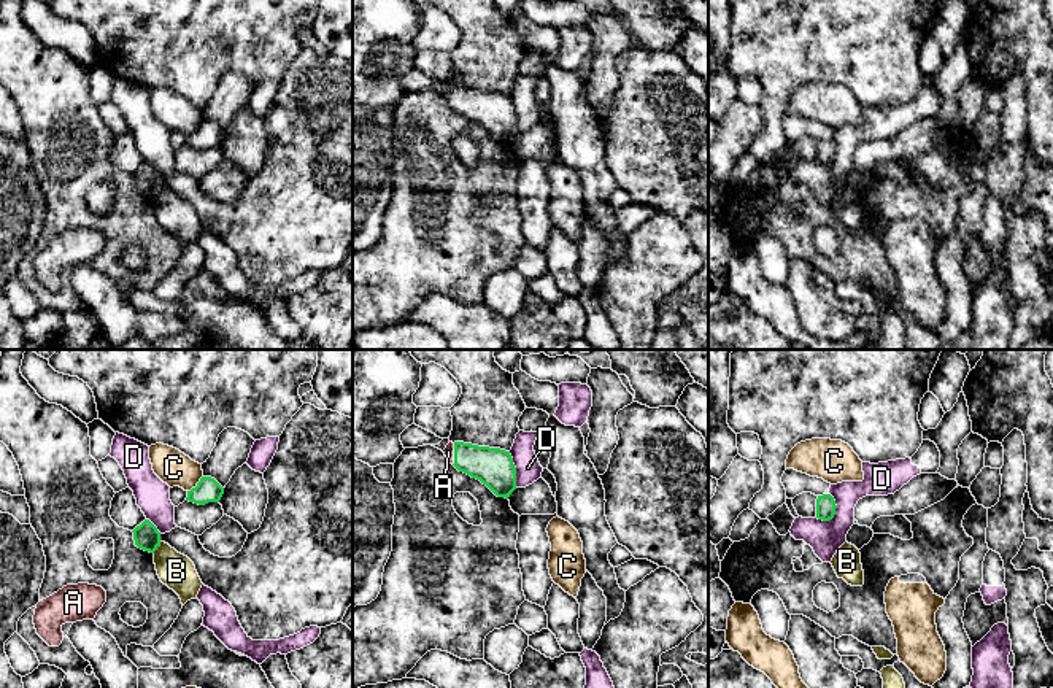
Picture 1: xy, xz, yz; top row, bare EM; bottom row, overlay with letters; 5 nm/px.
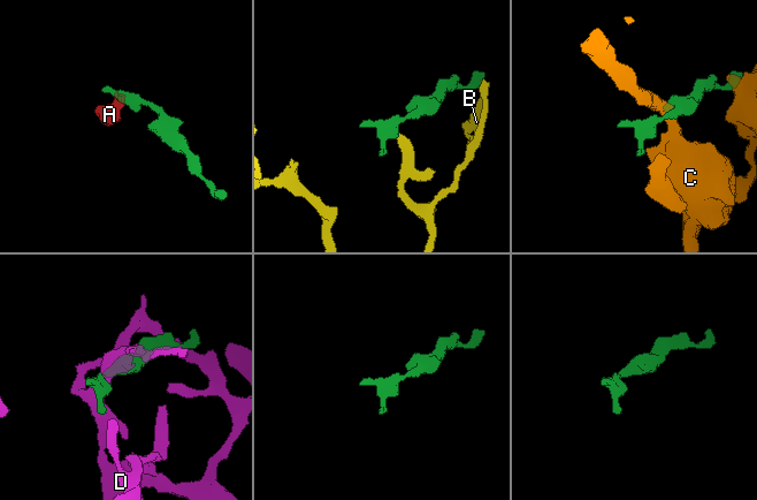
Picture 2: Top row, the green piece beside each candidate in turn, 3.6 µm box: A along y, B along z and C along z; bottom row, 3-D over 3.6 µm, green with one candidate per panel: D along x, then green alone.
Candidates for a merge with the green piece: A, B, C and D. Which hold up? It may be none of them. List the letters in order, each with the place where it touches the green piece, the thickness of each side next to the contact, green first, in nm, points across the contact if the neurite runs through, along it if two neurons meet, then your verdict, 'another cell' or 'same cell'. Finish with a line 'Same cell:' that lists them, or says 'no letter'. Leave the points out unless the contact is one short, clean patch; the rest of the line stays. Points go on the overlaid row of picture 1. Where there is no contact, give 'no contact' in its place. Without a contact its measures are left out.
A: xz (455, 455) | 200/50 nm | same cell
B: xy (158, 545) | 130/180 nm | along xy (161, 542), (153, 552) | another cell
C: xy (197, 485) | 120/180 nm | another cell
D: yz (834, 510) | 100/170 nm | along yz (829, 493), (836, 514), (823, 521) | another cell
Same cell: A

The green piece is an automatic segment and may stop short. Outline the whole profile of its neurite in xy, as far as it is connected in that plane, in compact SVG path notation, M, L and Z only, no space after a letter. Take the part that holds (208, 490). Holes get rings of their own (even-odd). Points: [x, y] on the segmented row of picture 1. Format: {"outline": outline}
{"outline": "M202 477L195 488L187 491L186 501L205 505L208 502L219 502L224 488L211 477Z"}

